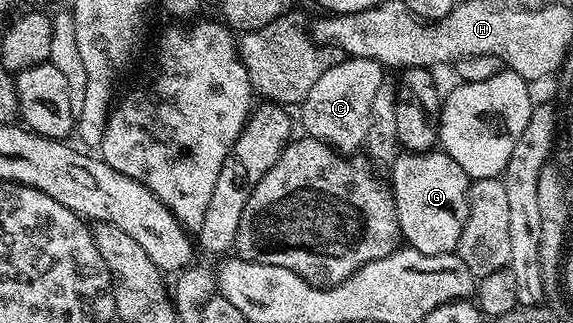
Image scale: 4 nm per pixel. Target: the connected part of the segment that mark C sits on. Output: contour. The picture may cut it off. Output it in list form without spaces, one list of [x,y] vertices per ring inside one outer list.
[[[345,57],[341,63],[326,69],[304,102],[299,104],[298,123],[304,126],[303,134],[341,153],[359,152],[368,142],[370,104],[378,93],[378,85],[382,85],[385,78],[385,68],[373,59]]]

